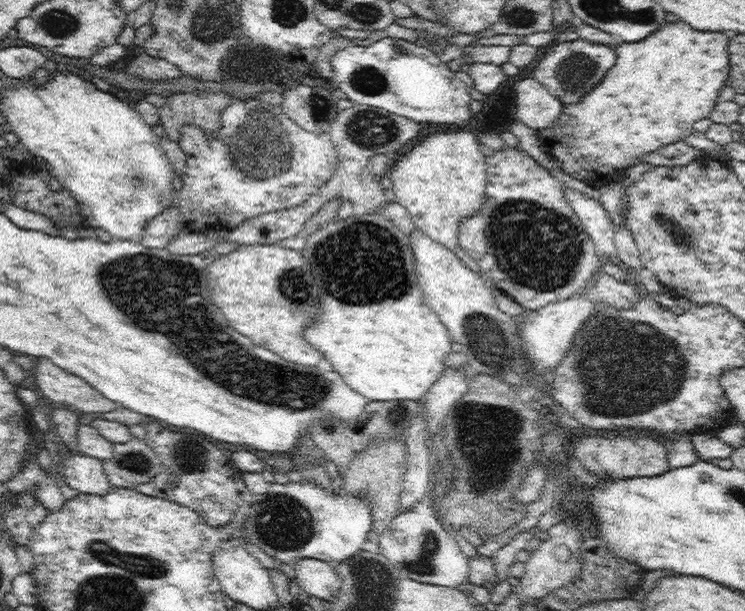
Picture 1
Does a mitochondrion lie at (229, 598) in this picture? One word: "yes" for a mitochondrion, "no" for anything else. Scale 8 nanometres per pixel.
no

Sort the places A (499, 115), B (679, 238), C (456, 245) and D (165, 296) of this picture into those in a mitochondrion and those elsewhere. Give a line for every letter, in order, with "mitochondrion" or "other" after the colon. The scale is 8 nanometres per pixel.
A: other
B: mitochondrion
C: other
D: mitochondrion

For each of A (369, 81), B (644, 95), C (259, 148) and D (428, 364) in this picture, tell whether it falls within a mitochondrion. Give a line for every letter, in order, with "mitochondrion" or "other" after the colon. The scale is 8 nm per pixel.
A: mitochondrion
B: other
C: mitochondrion
D: other

